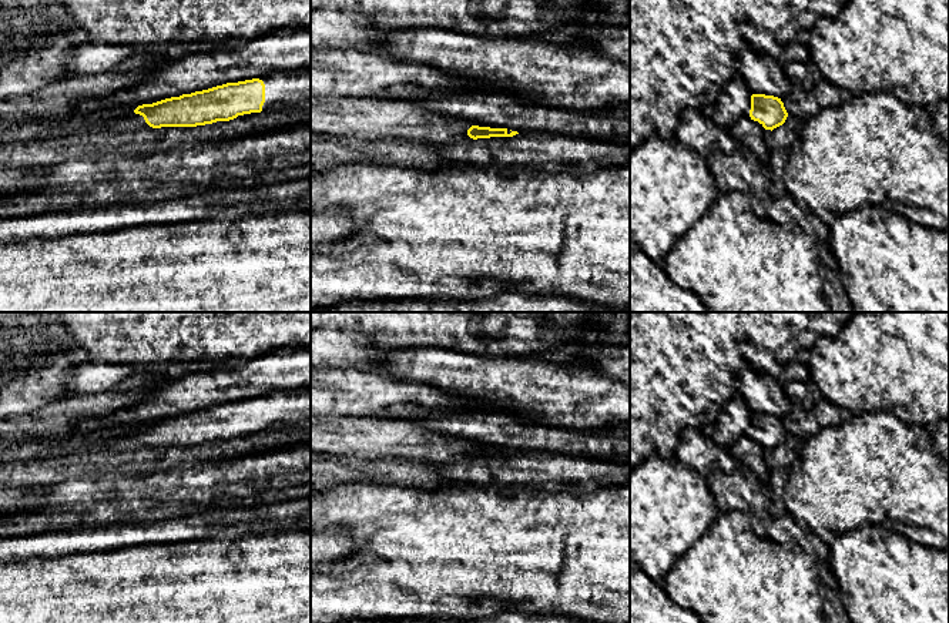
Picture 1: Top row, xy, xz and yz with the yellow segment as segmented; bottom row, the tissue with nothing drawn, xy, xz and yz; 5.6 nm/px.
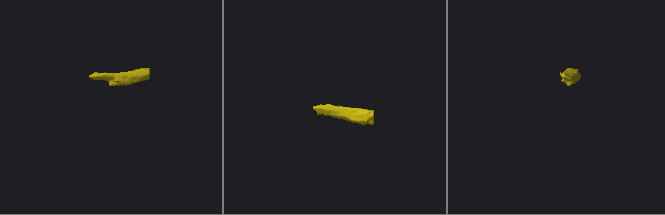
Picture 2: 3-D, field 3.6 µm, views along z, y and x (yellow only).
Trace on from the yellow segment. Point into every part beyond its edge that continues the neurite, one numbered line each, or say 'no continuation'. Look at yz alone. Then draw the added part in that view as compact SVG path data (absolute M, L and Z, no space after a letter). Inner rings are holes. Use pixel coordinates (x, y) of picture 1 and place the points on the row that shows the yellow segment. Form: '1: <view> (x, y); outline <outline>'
no continuation

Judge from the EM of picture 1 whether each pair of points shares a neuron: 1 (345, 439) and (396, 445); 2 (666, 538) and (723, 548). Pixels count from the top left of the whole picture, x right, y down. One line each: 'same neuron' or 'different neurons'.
1: same neuron
2: different neurons

